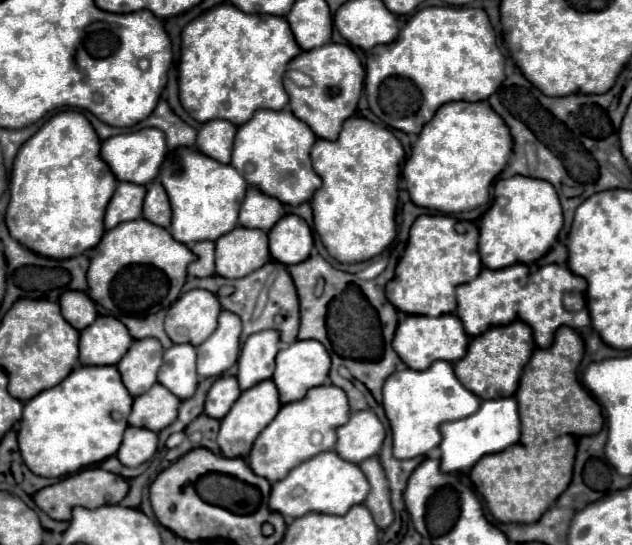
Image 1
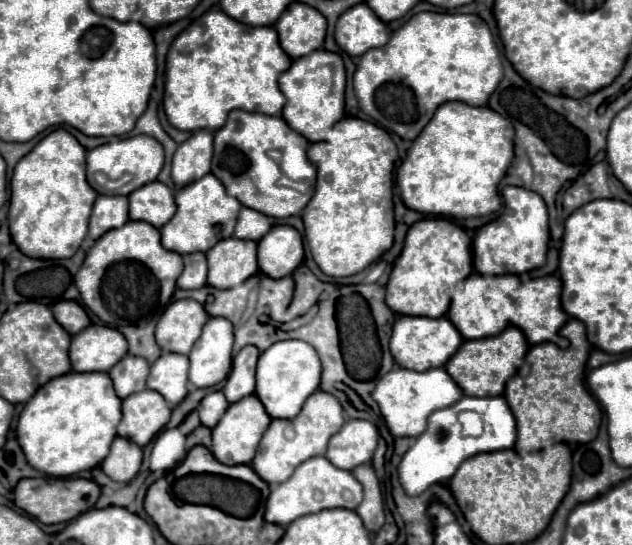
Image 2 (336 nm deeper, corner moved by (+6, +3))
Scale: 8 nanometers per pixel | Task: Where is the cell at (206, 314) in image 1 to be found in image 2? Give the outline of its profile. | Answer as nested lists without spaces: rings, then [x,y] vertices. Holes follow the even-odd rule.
[[[196,300],[172,302],[156,326],[156,342],[164,352],[188,354],[198,340],[208,314]]]

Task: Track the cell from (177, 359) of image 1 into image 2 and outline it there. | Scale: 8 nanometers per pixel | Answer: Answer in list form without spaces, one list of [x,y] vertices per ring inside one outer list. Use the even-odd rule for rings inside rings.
[[[164,352],[150,368],[148,388],[160,392],[170,406],[178,406],[188,394],[188,356]]]

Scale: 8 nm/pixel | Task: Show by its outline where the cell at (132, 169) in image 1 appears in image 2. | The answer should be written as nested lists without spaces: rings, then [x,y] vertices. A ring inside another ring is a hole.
[[[140,134],[140,136],[132,136],[132,138],[112,140],[112,142],[106,142],[98,148],[94,148],[94,150],[88,150],[86,164],[88,164],[88,182],[92,184],[92,188],[98,194],[124,194],[124,196],[128,196],[132,190],[144,186],[146,182],[156,180],[156,176],[160,174],[162,164],[164,164],[164,148],[156,138]],[[128,174],[130,174],[130,180],[126,184],[122,184],[120,188],[112,188],[110,192],[106,190],[106,184],[102,186],[96,180],[96,176],[106,176],[106,180],[118,180]]]

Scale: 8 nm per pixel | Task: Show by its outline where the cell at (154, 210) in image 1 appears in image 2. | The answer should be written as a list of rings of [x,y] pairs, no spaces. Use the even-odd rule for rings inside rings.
[[[158,180],[148,182],[146,186],[134,190],[128,196],[128,200],[130,220],[144,220],[156,228],[162,228],[176,212],[174,192]]]

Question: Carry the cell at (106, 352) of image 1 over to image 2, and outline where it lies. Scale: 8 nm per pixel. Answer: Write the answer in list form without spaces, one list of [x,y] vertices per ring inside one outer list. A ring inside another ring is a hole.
[[[88,326],[72,336],[70,360],[74,372],[108,372],[128,352],[126,338],[110,326]]]

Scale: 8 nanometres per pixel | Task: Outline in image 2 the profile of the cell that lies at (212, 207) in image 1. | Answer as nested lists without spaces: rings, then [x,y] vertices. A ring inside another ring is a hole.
[[[206,174],[204,178],[180,188],[176,192],[176,206],[176,214],[170,222],[166,222],[166,226],[160,228],[160,234],[162,246],[178,254],[208,252],[220,238],[230,238],[236,226],[238,212],[242,208],[242,204],[236,198],[226,196],[224,184],[214,174]]]

